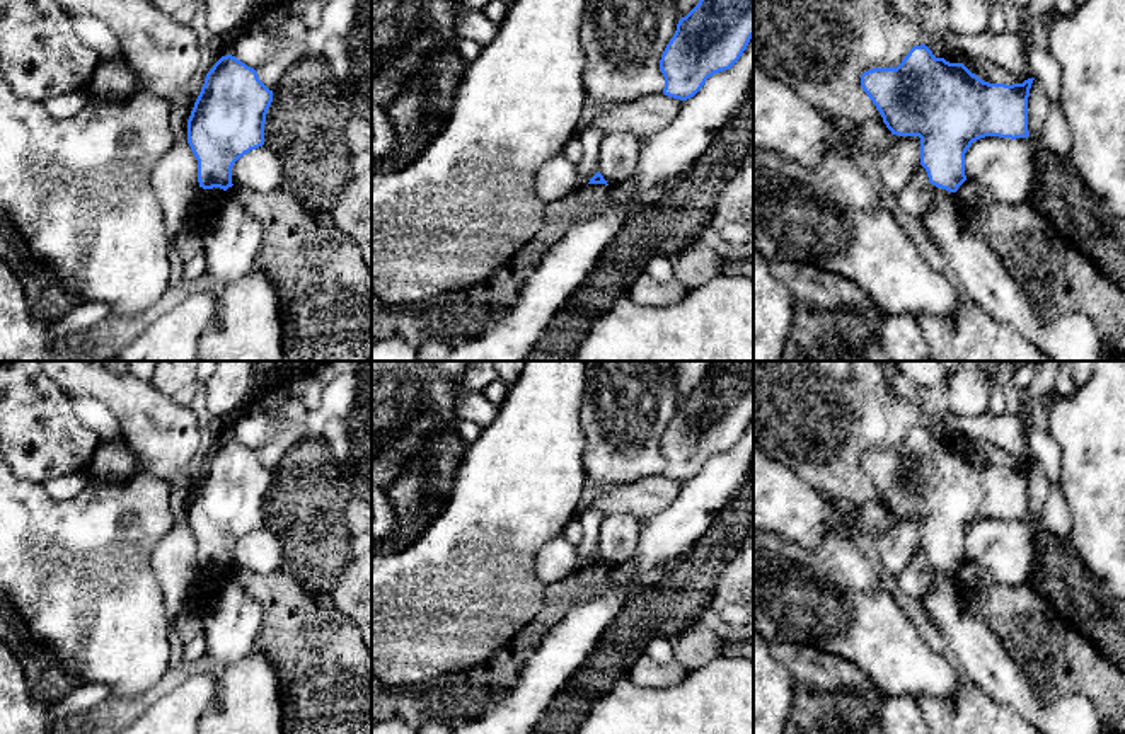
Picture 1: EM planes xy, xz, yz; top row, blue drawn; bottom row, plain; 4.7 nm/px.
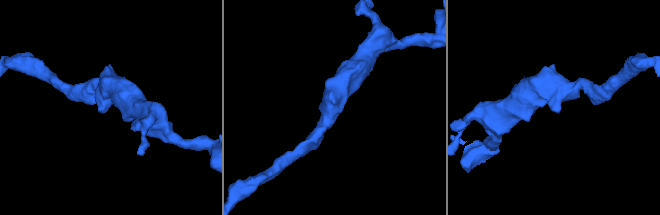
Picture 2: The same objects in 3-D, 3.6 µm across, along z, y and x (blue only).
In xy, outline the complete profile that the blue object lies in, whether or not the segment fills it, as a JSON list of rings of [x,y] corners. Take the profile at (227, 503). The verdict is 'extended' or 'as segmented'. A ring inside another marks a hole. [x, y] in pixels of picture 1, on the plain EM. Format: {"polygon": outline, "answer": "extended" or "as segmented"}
{"polygon": [[[232,436],[206,455],[188,501],[188,525],[198,542],[203,571],[232,569],[234,545],[264,526],[264,504],[273,484],[257,453]]], "answer": "as segmented"}

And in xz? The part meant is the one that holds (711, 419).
{"polygon": [[[714,361],[699,385],[678,402],[666,426],[660,451],[665,458],[663,475],[687,482],[714,455],[730,451],[753,419],[753,361]]], "answer": "as segmented"}

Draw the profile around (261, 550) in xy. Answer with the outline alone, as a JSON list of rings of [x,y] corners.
[[[262,526],[240,538],[232,548],[232,565],[256,574],[271,574],[285,569],[280,536]]]

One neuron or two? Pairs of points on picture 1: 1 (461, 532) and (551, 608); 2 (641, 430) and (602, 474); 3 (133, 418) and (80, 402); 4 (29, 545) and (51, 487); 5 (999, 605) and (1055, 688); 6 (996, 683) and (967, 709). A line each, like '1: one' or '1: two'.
1: two
2: one
3: two
4: two
5: one
6: two

